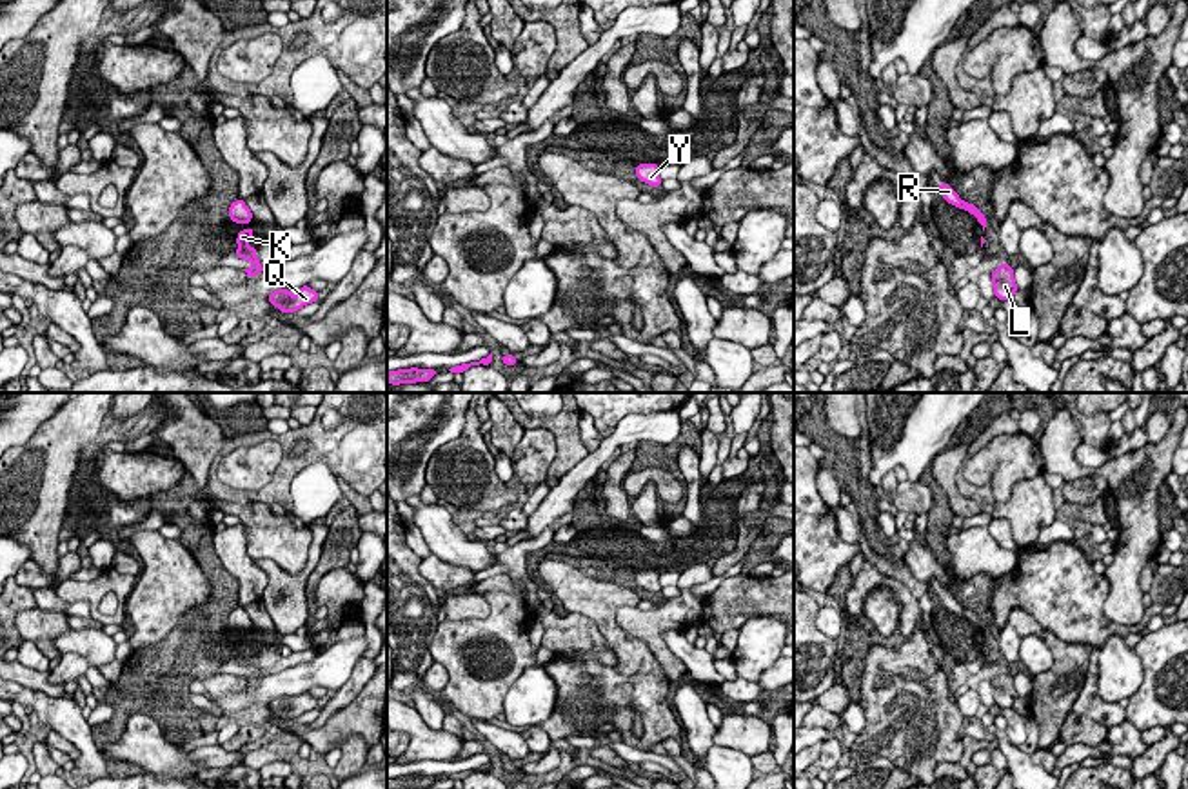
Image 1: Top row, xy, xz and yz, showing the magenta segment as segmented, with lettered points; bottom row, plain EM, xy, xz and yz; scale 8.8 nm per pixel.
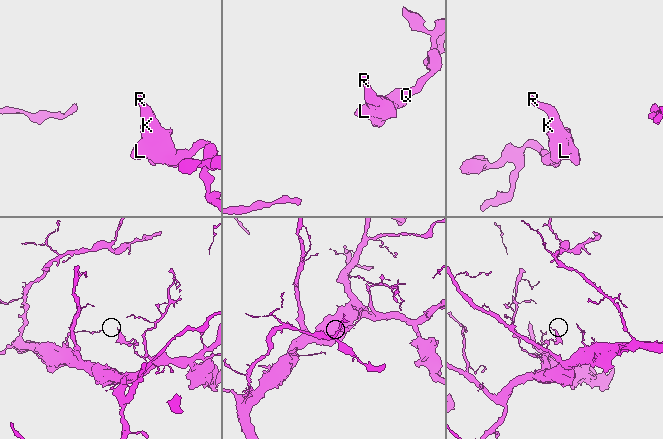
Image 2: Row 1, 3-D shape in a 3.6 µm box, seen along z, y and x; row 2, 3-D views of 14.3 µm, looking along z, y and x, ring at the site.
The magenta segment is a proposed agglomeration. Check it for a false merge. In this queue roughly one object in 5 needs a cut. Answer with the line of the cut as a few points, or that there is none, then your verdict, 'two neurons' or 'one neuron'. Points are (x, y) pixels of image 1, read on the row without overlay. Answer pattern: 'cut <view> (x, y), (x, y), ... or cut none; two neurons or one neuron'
cut none; one neuron

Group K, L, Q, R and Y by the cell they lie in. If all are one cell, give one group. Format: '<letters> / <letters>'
K L Q R Y

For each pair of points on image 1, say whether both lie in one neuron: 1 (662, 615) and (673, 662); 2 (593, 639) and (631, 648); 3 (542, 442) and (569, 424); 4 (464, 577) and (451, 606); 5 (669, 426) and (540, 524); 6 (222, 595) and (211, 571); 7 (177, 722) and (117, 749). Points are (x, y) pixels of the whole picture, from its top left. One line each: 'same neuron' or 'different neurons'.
1: same neuron
2: different neurons
3: different neurons
4: different neurons
5: same neuron
6: same neuron
7: different neurons

